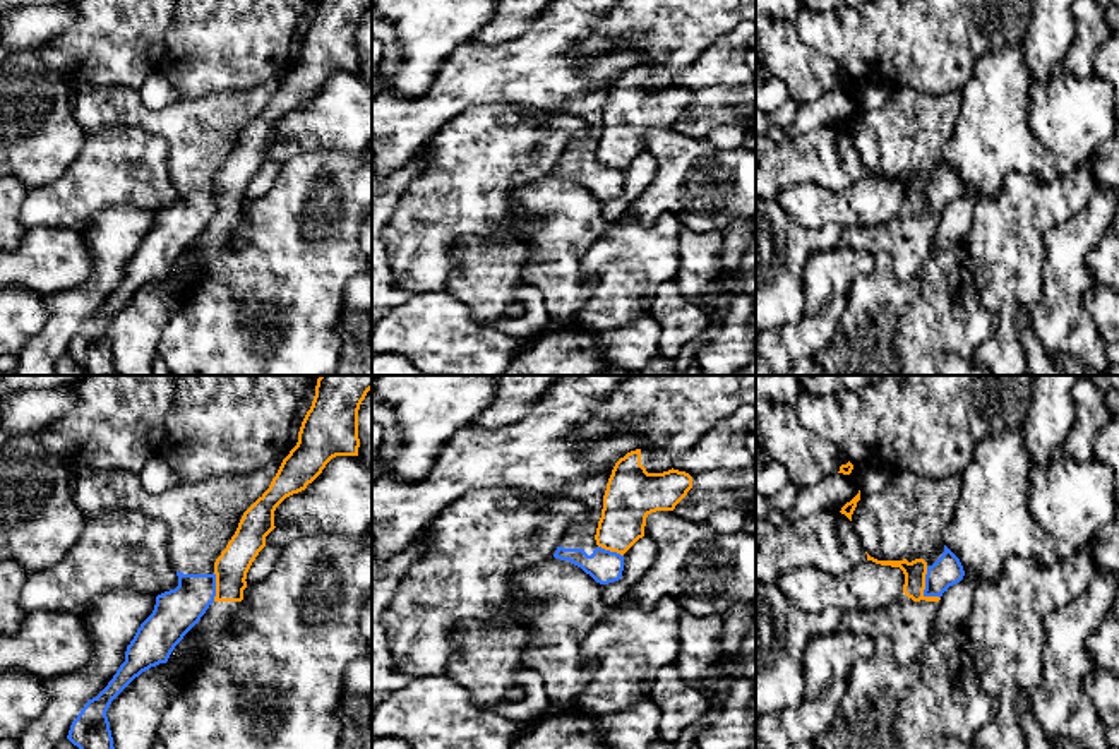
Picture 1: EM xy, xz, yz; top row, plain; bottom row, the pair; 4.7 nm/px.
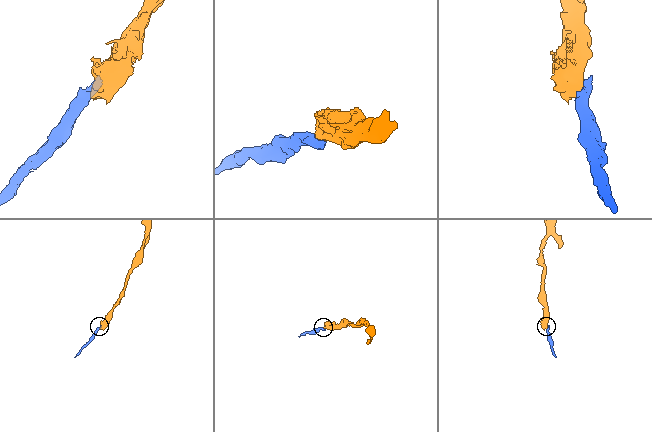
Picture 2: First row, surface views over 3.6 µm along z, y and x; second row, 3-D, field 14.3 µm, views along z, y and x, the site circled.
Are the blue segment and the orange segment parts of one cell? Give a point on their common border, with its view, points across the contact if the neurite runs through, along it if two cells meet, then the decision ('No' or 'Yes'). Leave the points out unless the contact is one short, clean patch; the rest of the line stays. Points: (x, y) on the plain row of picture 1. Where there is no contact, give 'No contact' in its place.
Touches blue at yz (926, 204). Boundary: yz (926, 182), (924, 209), (939, 215). No

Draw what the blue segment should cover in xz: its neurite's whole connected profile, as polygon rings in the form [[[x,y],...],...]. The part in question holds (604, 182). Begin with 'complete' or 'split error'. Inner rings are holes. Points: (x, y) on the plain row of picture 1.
split error; [[[547,113],[545,125],[569,135],[567,147],[554,170],[555,175],[572,178],[600,201],[622,194],[624,171],[596,161],[598,141],[588,135],[584,118],[572,113]]]

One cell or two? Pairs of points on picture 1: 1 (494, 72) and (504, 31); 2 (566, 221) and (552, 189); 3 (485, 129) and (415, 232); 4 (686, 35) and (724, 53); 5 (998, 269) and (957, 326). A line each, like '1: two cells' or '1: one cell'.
1: two cells
2: one cell
3: one cell
4: two cells
5: two cells

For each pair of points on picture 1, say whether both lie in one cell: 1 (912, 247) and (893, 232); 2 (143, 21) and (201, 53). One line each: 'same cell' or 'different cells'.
1: same cell
2: different cells

